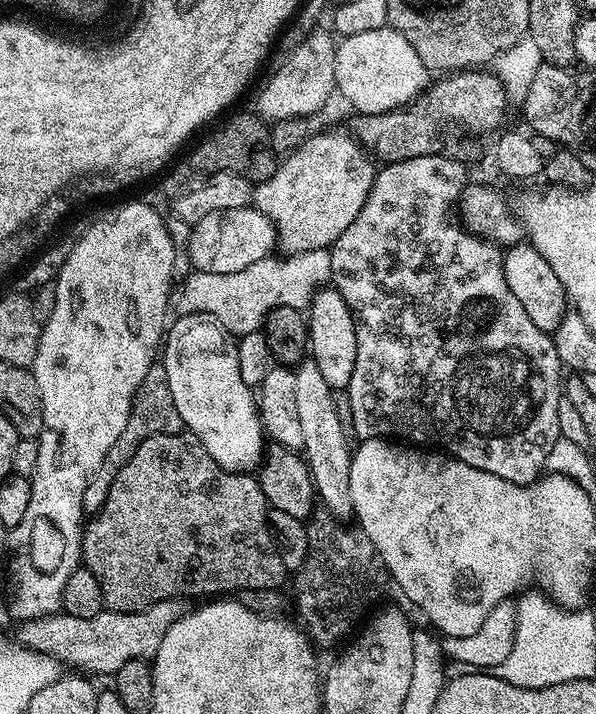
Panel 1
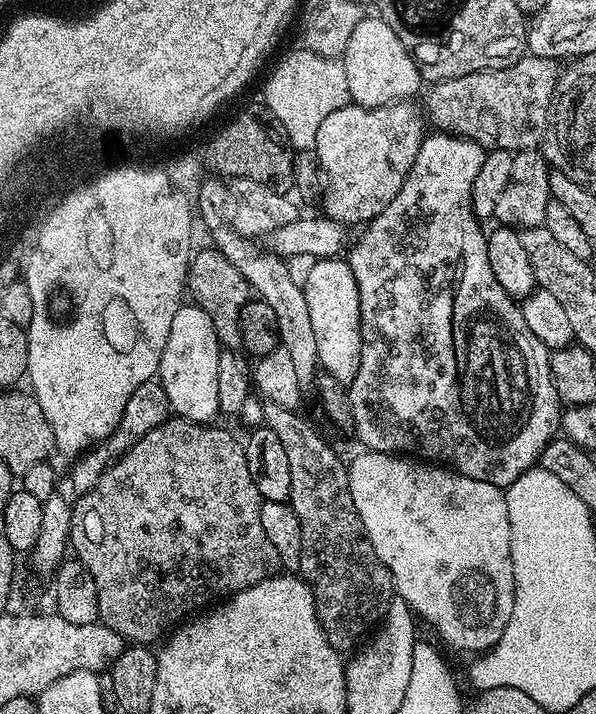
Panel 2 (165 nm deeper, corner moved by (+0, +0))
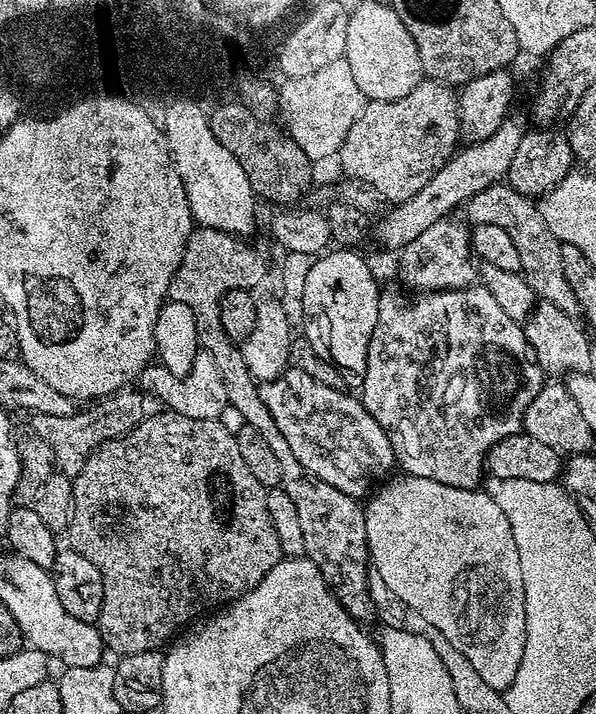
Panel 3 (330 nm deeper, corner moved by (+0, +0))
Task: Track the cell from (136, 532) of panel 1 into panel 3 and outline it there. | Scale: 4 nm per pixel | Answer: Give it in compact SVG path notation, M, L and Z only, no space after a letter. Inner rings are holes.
M171 410L159 411L153 416L152 413L145 415L142 423L126 435L107 440L105 444L98 446L98 450L94 450L90 458L86 458L86 466L82 466L82 470L72 482L74 506L70 525L70 546L78 554L82 554L82 558L94 562L94 566L98 566L98 574L102 574L104 597L98 627L105 649L109 653L116 652L117 657L163 649L181 629L203 617L209 610L227 606L238 597L254 590L254 586L258 586L258 582L262 582L262 578L266 578L266 574L270 574L270 570L274 570L274 566L282 558L278 534L274 534L270 514L266 511L268 489L262 486L262 482L258 482L258 478L254 478L254 474L250 474L250 469L246 467L242 453L238 450L238 442L233 432L226 430L226 426L222 426L219 420L199 420L186 418Z

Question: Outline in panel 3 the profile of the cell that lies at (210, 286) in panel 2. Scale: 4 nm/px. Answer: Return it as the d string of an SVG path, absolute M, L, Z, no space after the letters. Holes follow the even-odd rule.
M193 227L186 250L182 254L182 262L168 287L168 300L190 306L190 311L194 314L194 326L198 326L200 348L209 352L217 363L218 370L222 373L222 382L226 385L228 404L242 413L247 427L263 432L266 442L270 442L270 450L274 450L278 466L282 466L279 487L284 488L286 494L290 494L294 501L294 506L298 506L298 519L306 542L304 556L312 560L314 566L318 566L336 601L356 621L364 622L367 616L373 615L373 611L368 589L370 557L361 501L350 494L342 494L338 486L330 486L330 482L322 482L318 477L311 476L302 466L302 462L294 458L294 450L290 450L274 418L270 418L270 410L266 410L264 399L260 396L261 385L252 377L250 370L246 370L240 344L232 340L226 330L222 330L222 298L230 290L256 290L268 272L268 264L264 261L263 254L258 249L251 248L248 243L247 239L231 232Z

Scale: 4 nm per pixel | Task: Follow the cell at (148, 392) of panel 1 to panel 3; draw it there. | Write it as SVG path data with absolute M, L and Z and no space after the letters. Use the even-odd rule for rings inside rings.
M121 390L105 396L91 406L85 407L88 408L85 412L83 409L70 416L35 414L31 417L31 431L38 438L42 438L46 446L50 446L50 451L54 453L56 471L64 476L76 477L82 466L86 466L86 458L90 458L90 454L98 450L98 446L102 446L107 440L126 435L142 423L146 415L145 397L139 391L136 391L137 393L128 391L132 390Z

